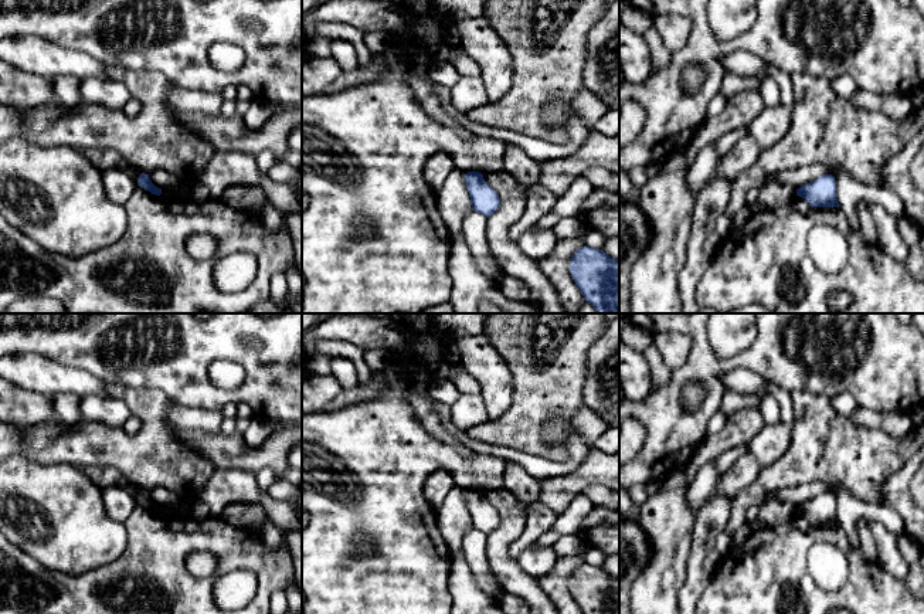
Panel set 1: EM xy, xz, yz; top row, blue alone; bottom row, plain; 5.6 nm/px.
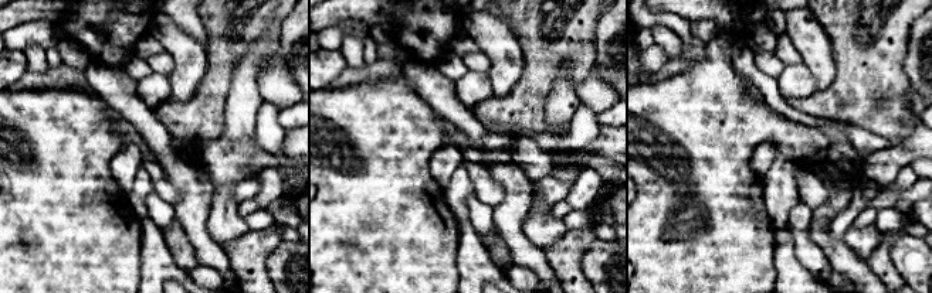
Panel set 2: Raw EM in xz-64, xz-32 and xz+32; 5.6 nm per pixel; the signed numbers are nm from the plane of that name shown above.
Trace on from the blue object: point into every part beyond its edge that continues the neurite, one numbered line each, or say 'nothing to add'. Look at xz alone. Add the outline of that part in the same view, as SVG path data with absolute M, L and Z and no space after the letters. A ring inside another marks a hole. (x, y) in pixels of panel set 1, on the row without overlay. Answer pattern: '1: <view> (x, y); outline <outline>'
nothing to add

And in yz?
nothing to add

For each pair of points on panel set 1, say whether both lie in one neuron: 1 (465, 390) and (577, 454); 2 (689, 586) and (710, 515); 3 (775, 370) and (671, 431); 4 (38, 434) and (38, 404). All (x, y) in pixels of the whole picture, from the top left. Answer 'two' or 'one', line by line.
1: two
2: one
3: one
4: two

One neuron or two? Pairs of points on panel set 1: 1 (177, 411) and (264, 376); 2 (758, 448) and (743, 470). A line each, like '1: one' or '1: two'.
1: two
2: two

